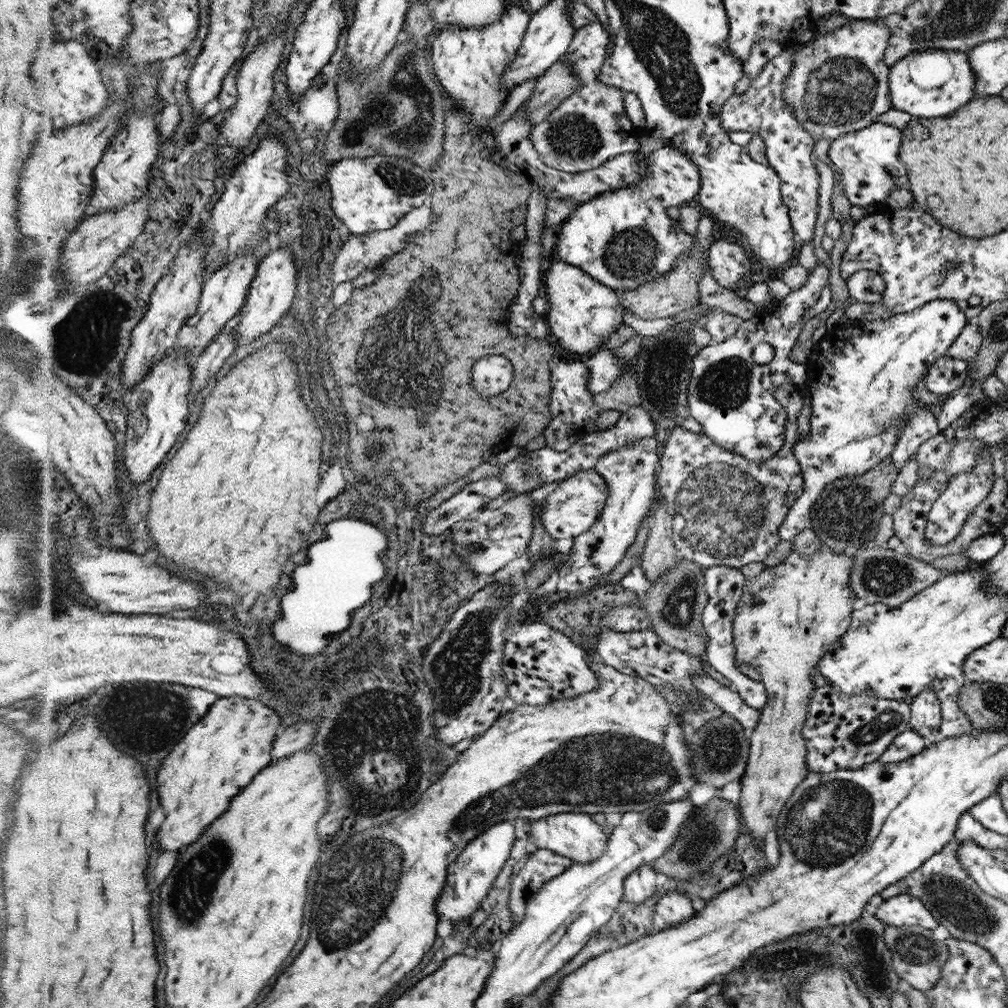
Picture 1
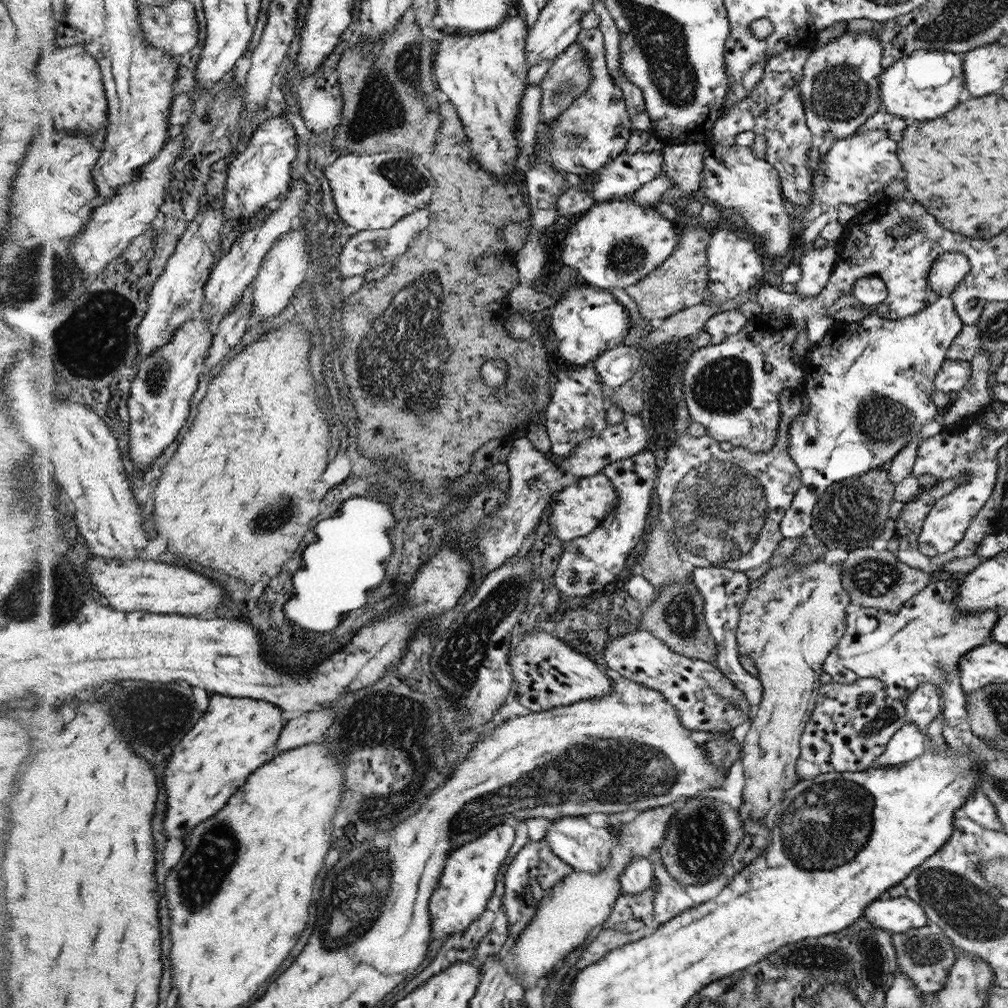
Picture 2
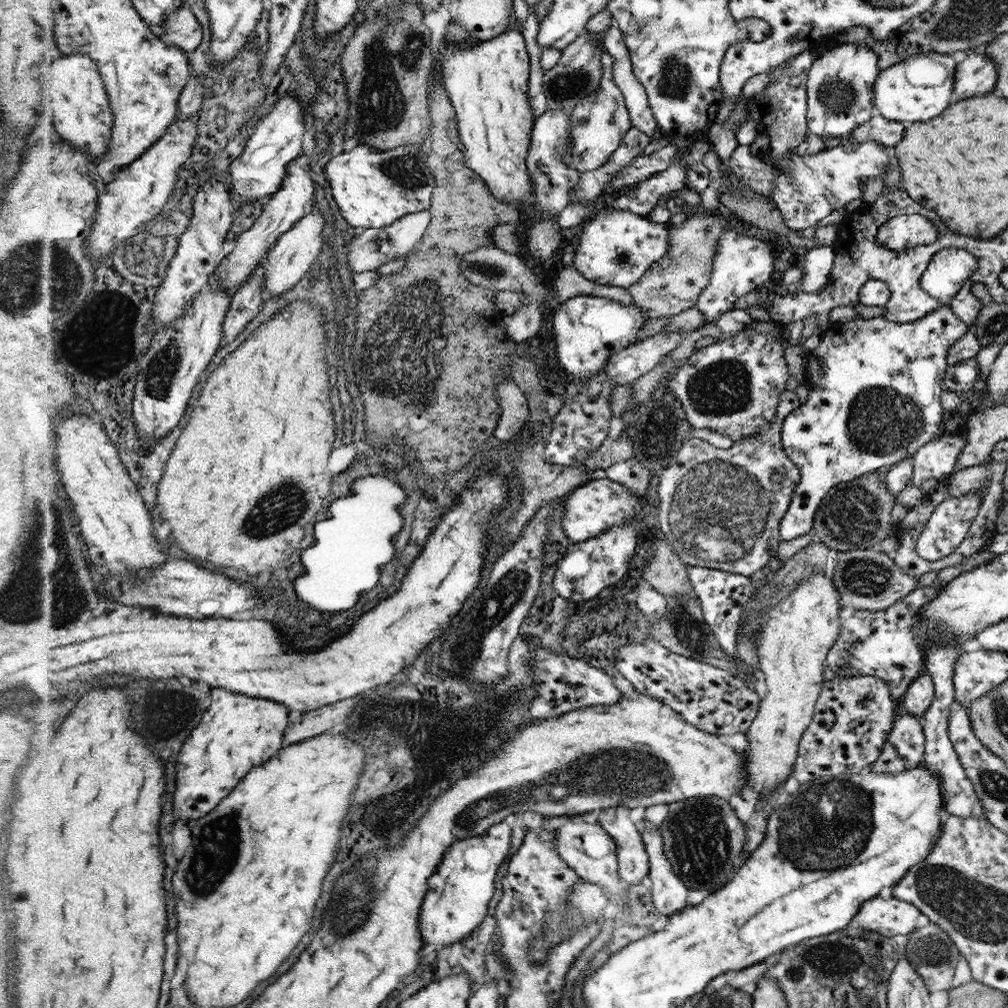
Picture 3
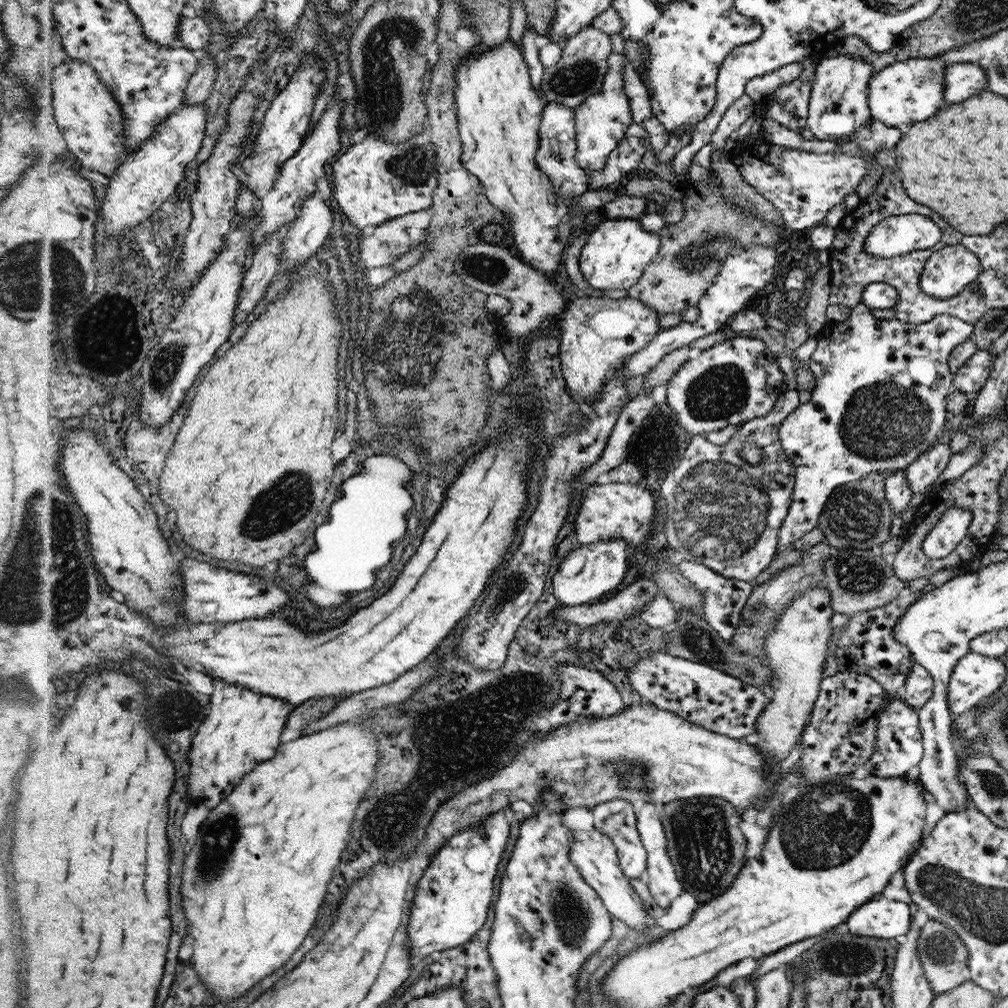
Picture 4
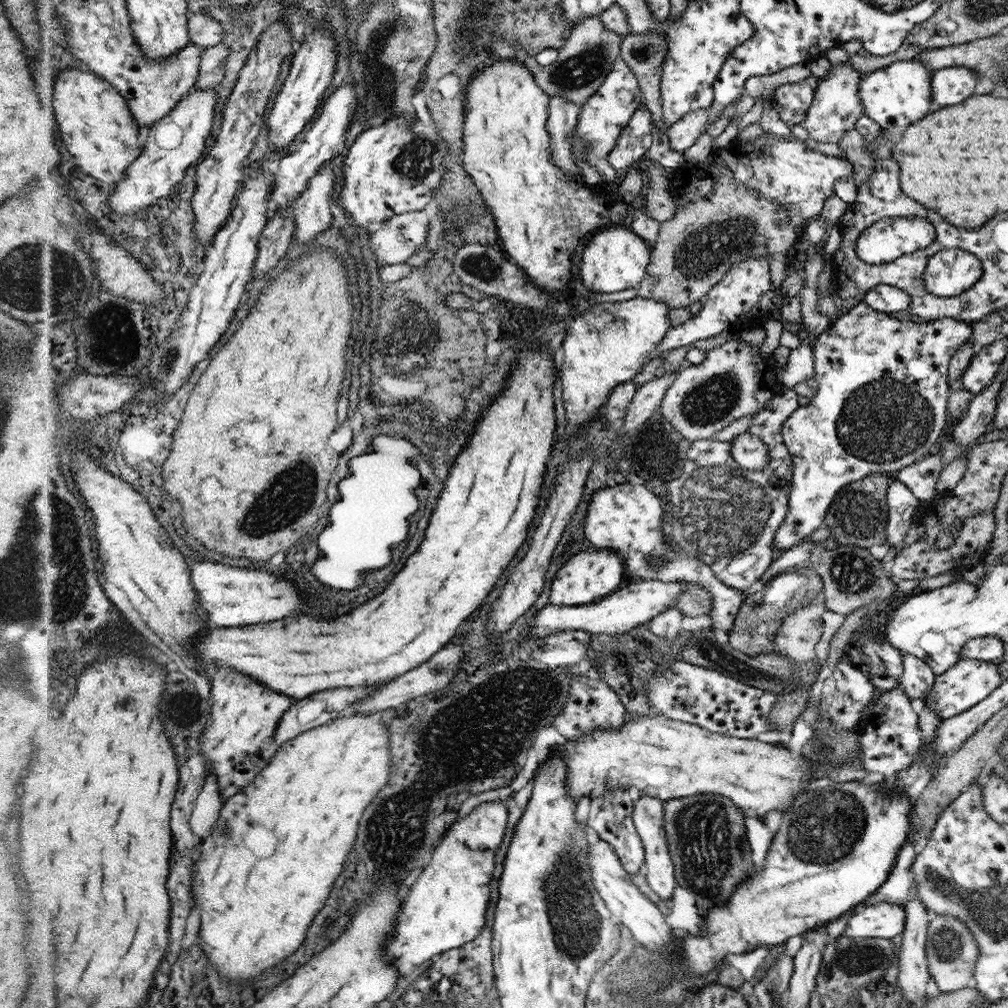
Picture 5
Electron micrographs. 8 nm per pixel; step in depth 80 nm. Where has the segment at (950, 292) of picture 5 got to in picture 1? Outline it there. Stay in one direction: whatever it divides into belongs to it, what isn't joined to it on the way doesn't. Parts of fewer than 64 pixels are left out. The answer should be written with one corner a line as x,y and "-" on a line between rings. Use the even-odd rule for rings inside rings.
937,299
933,302
923,305
921,309
915,309
908,313
900,315
894,315
888,320
870,320
870,322
856,322
850,321
850,324
846,324
845,327
836,327
830,331
827,336
824,336
822,340
815,344
813,353
806,364
808,367
808,374
810,379
806,381
808,388
811,392
810,400
812,406
812,415
810,418
810,431
807,437
798,439
795,445
793,453
796,454
797,461
801,465
802,473
805,475
805,492
802,493
801,497
798,497
795,504
789,510
784,524
780,528
780,537
782,541
792,541
798,536
804,529
809,528
810,520
812,516
813,505
816,504
817,500
821,496
822,490
829,482
836,481
838,478
842,478
850,475
860,475
868,473
879,462
885,461
888,457
893,454
894,447
897,445
897,439
901,436
901,432
904,429
904,419
908,413
916,413
918,411
919,401
912,397
912,390
916,387
921,387
924,377
928,374
930,367
937,361
939,357
948,355
949,347
953,346
956,338
961,334
962,329
970,324
970,321
966,319
965,312
962,312
962,308
958,307
958,304
953,299

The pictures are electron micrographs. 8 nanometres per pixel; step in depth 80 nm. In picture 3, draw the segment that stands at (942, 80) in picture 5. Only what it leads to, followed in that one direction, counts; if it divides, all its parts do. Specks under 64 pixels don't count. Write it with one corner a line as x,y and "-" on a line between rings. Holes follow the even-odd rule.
968,51
965,60
957,64
957,84
953,87
954,98
972,98
994,92
1001,77
997,62
986,51

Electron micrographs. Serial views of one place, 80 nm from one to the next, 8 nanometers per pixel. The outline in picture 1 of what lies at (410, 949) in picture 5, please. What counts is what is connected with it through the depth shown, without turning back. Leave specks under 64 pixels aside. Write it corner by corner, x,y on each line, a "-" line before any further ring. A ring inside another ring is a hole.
503,821
486,829
480,836
470,841
457,860
450,864
444,892
436,905
442,922
450,920
454,927
464,923
467,919
466,916
474,914
480,903
486,899
486,895
492,888
492,883
506,864
512,844
514,844
514,826
511,823

